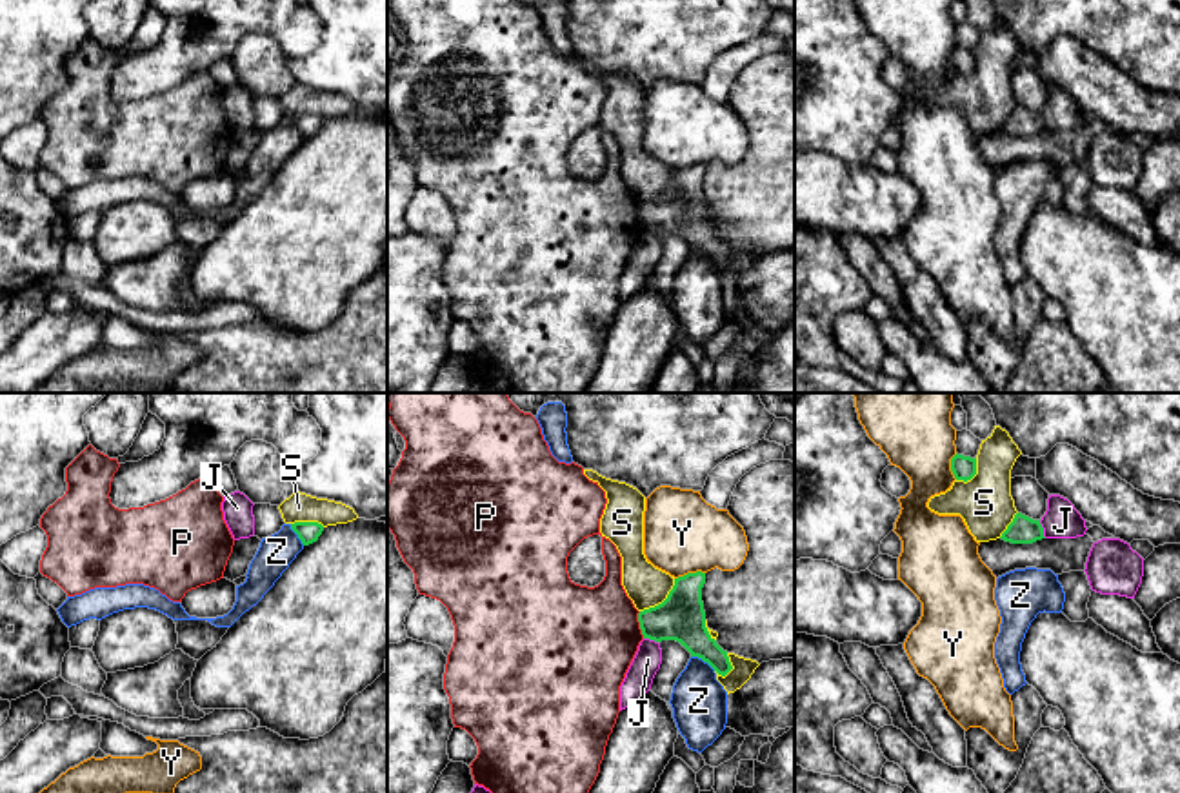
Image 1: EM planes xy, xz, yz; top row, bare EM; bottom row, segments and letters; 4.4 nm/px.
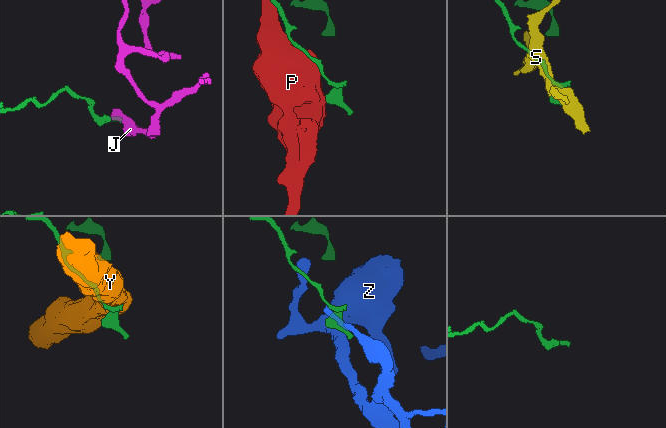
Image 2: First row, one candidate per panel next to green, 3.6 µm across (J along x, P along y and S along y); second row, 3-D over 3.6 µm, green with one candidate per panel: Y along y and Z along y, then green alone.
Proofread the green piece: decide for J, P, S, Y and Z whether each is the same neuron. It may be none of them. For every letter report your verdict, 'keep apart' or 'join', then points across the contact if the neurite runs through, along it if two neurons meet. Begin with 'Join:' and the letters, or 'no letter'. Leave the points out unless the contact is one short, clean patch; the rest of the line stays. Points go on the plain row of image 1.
Join: no letter
J: keep apart | along yz (1039, 113), (1046, 130)
P: keep apart
S: keep apart
Y: keep apart
Z: keep apart

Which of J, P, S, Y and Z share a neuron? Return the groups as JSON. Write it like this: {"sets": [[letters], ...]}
{"sets": [["J"], ["P"], ["S"], ["Y"], ["Z"]]}

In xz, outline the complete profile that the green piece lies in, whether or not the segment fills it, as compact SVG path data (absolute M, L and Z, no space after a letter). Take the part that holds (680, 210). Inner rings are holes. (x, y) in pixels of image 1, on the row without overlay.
M687 166L675 171L675 178L667 191L649 202L638 206L644 231L662 235L680 235L691 249L707 255L718 267L725 269L733 258L727 244L724 244L705 220L705 204L702 195L702 180L705 166Z

